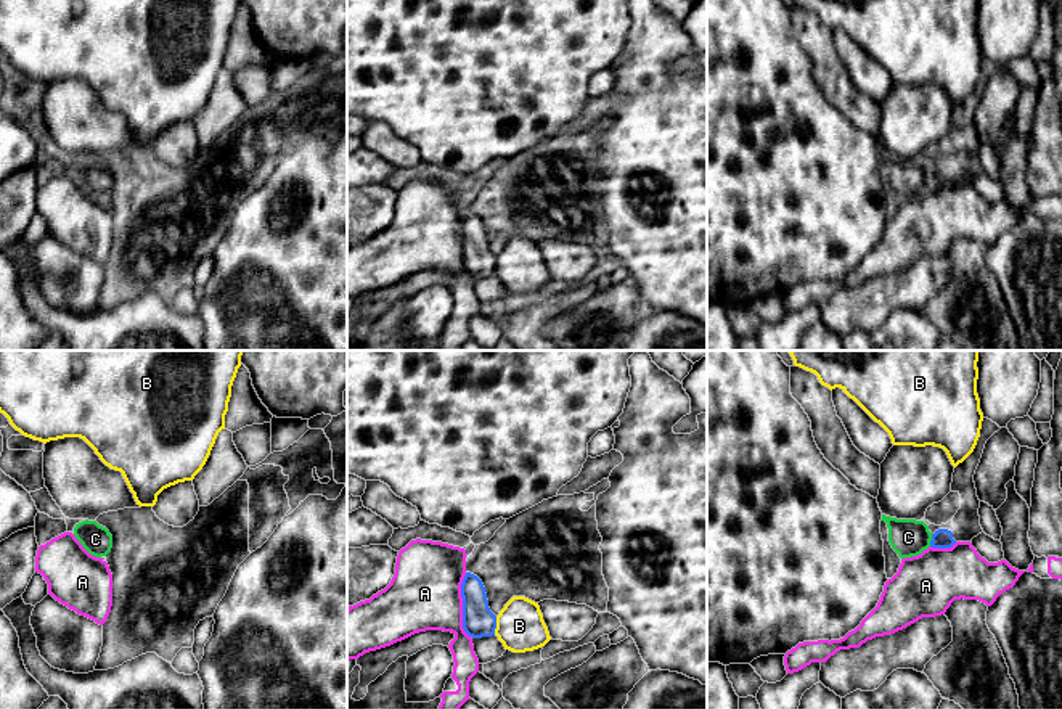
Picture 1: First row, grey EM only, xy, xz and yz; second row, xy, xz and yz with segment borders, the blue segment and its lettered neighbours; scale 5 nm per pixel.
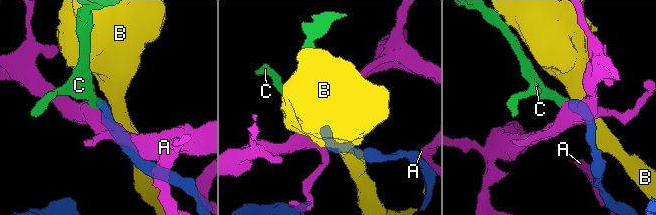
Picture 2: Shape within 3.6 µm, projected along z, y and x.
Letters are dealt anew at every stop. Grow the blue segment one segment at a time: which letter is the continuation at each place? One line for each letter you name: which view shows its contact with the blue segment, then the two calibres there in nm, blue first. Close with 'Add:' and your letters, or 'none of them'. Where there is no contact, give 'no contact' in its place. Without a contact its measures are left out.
C: contact in yz; calibres 100 and 190 nm
Add: C

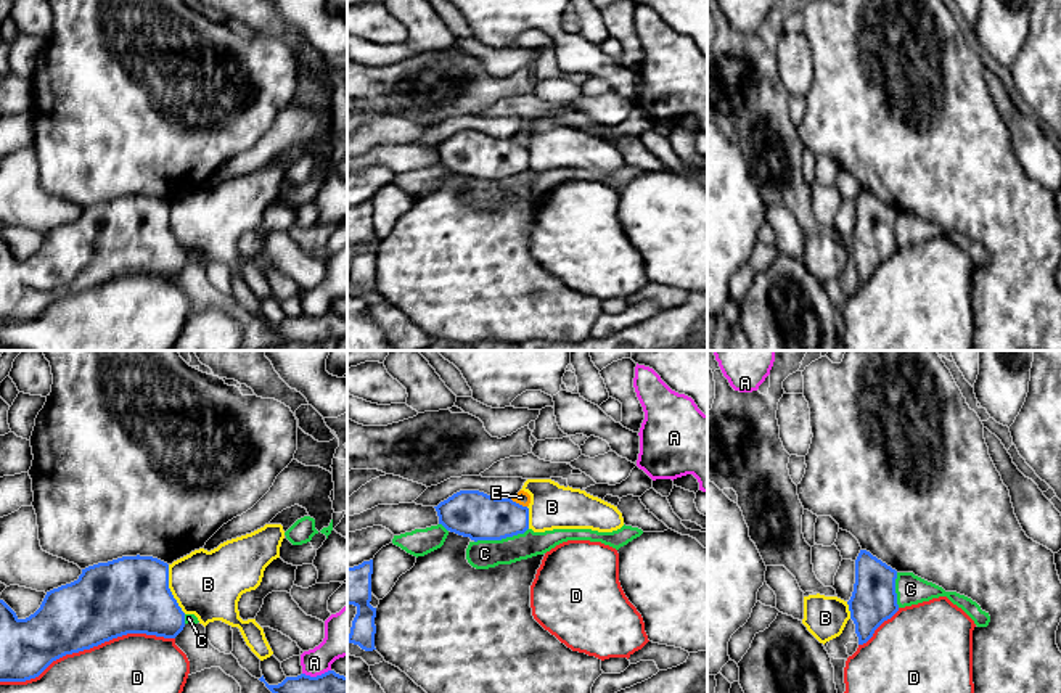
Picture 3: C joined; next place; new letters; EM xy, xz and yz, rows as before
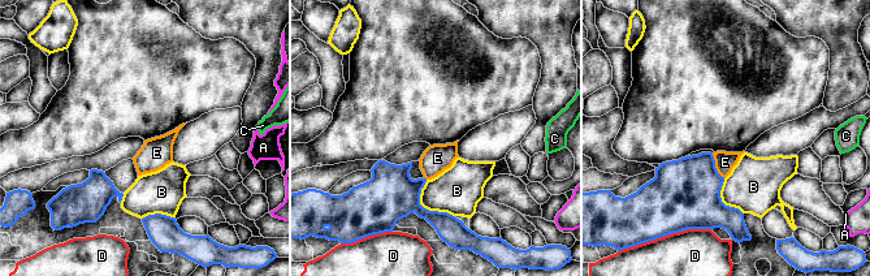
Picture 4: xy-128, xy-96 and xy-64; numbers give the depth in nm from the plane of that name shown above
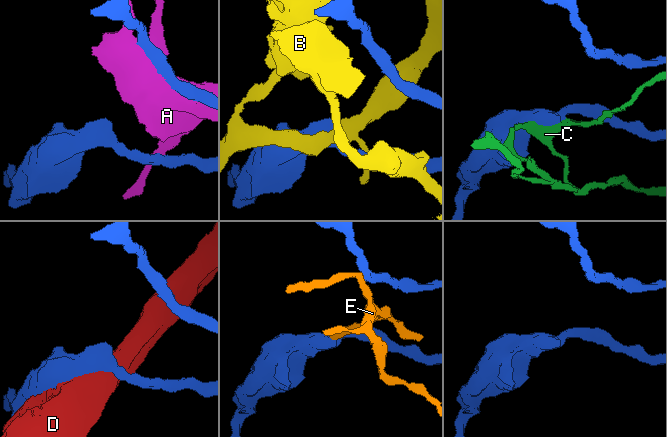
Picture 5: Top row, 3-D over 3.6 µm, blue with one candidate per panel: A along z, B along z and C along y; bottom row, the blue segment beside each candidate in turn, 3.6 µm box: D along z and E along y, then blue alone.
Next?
Add: none of them

